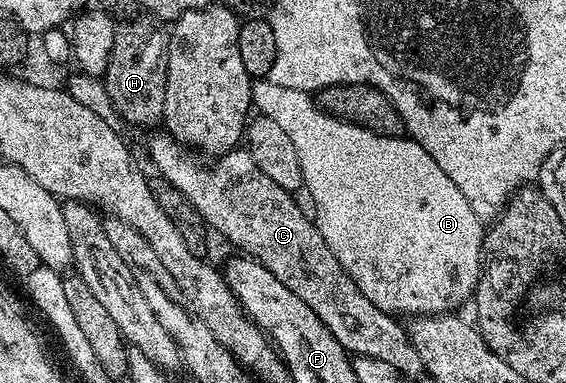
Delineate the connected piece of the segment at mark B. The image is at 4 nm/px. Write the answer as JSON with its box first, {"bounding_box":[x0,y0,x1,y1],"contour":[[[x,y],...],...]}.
{"bounding_box":[250,79,510,315],"contour":[[[258,79],[253,82],[250,100],[253,108],[261,116],[276,119],[276,123],[280,123],[280,127],[288,134],[288,139],[292,139],[292,147],[296,147],[296,155],[300,159],[300,171],[305,192],[310,192],[310,197],[314,200],[312,220],[317,225],[320,235],[324,235],[324,243],[328,243],[328,247],[332,247],[332,255],[336,255],[336,259],[340,259],[340,267],[344,267],[344,271],[348,271],[351,279],[358,284],[358,290],[373,305],[391,315],[402,315],[398,313],[437,315],[457,310],[457,305],[462,305],[465,301],[467,304],[473,298],[474,290],[478,288],[478,277],[486,274],[491,259],[488,248],[482,246],[482,238],[490,239],[494,229],[501,224],[502,218],[509,213],[510,201],[499,205],[498,210],[495,210],[494,214],[490,214],[490,217],[478,217],[476,211],[472,211],[472,207],[468,207],[468,199],[464,199],[460,187],[456,187],[456,183],[452,183],[452,179],[448,179],[448,175],[444,175],[440,163],[436,163],[436,159],[432,159],[432,155],[428,155],[428,151],[424,151],[424,147],[420,147],[418,141],[406,135],[385,137],[379,133],[368,131],[364,127],[350,125],[347,121],[338,121],[318,108],[317,100],[304,91],[292,91],[292,87],[280,87],[280,83],[272,83],[268,79]]]}

